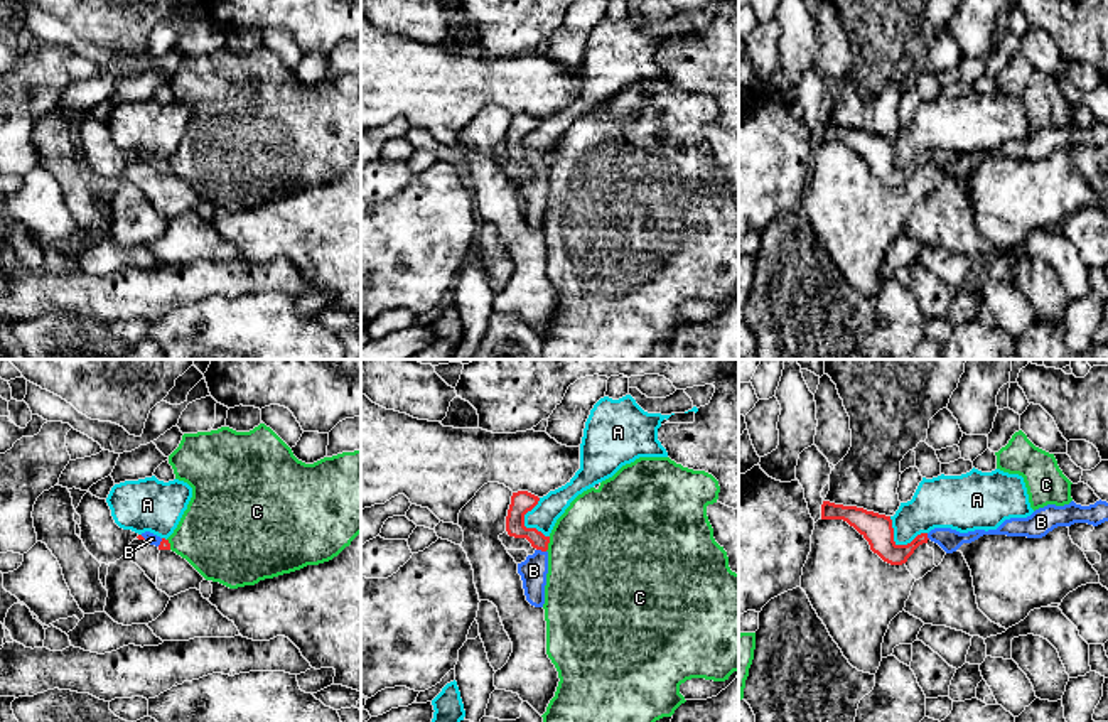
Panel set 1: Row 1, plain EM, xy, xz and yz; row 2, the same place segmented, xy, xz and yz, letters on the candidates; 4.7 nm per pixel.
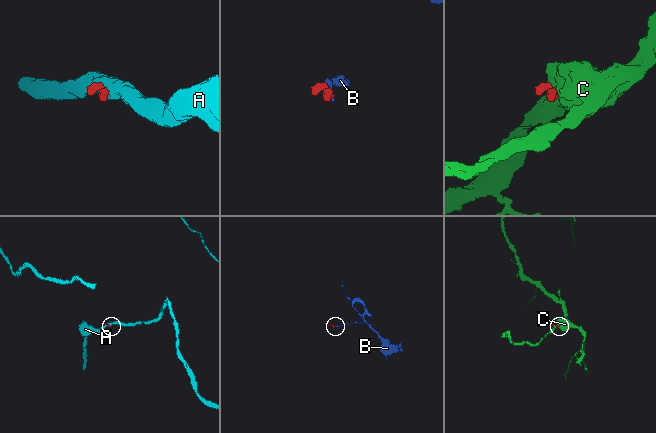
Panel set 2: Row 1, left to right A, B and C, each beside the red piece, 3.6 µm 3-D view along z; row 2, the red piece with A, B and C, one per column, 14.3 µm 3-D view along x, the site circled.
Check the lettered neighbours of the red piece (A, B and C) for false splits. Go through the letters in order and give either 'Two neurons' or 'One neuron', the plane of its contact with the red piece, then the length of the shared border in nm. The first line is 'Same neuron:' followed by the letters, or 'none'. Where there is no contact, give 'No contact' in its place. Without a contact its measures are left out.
Same neuron: B
A: Two neurons. Touches red in yz. Shared border 200 nm
B: One neuron. Touches red in xz. Shared border 50 nm
C: Two neurons. Touches red in xz. Shared border 80 nm

